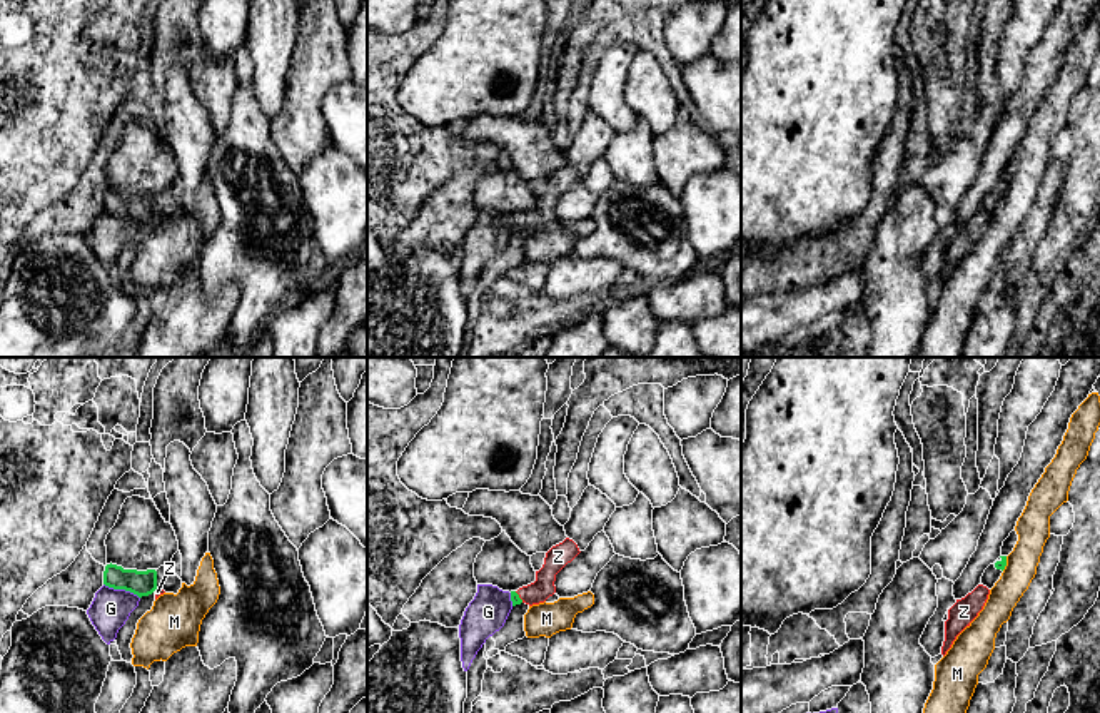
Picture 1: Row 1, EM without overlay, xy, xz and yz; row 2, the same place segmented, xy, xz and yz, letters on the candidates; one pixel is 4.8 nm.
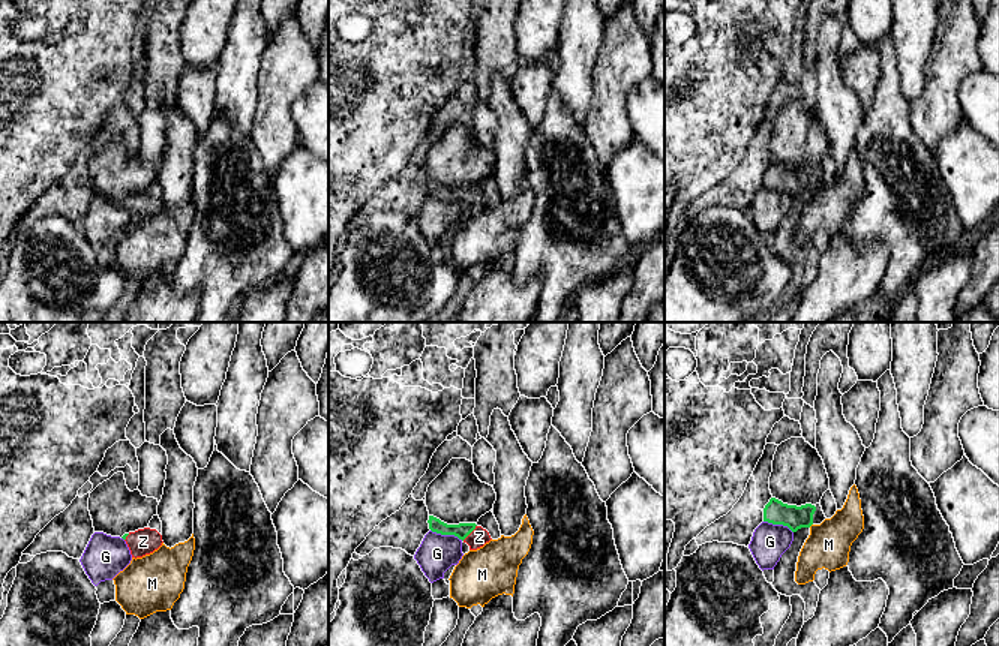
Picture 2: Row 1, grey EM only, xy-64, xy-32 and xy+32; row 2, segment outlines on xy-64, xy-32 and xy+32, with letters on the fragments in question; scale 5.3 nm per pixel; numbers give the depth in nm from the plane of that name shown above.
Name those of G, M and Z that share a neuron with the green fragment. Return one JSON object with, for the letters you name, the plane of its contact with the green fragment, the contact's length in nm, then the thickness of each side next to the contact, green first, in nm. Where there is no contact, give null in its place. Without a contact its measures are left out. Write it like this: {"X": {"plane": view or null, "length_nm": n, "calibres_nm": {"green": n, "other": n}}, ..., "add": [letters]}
{"Z": {"plane": "xz", "length_nm": 70, "calibres_nm": {"green": 50, "other": 110}}, "add": ["Z"]}

